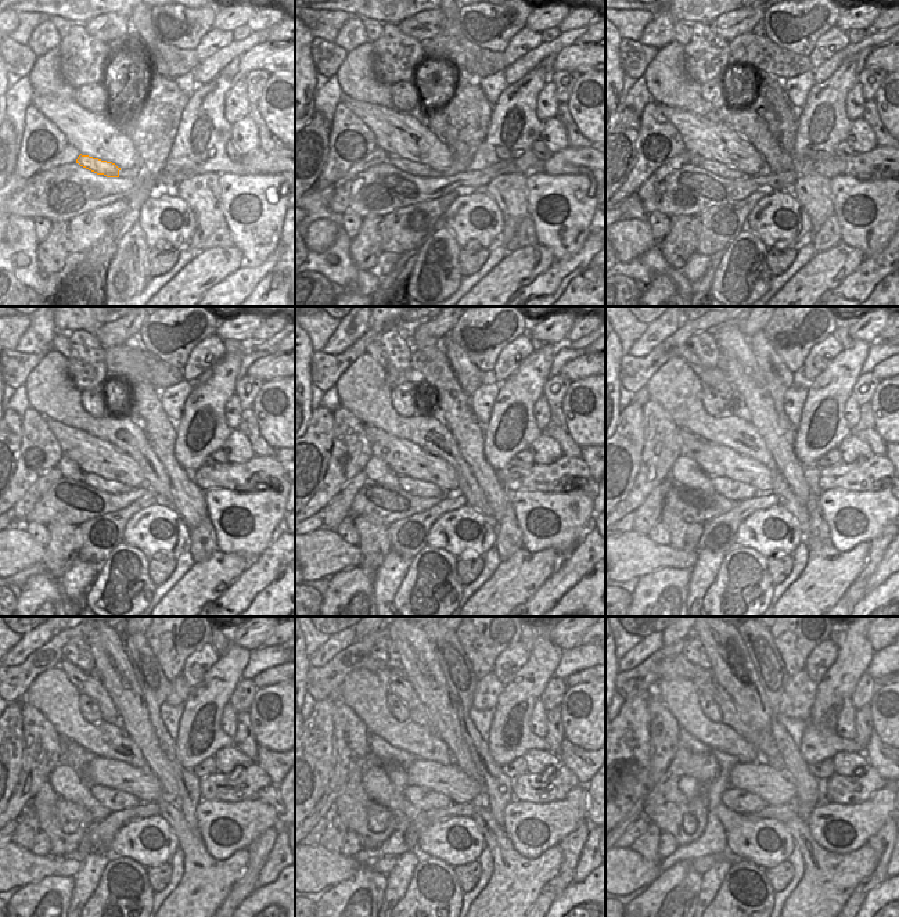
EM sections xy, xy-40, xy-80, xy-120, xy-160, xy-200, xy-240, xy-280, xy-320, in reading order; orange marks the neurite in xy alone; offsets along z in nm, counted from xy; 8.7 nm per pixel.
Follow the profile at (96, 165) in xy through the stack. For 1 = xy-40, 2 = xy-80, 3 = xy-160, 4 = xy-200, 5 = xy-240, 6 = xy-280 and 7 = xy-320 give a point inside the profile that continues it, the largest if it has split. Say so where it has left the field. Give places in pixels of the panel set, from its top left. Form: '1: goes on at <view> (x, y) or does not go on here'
1: goes on at xy-40 (402, 164)
2: goes on at xy-80 (716, 168)
3: goes on at xy-160 (414, 486)
4: goes on at xy-200 (734, 491)
5: goes on at xy-240 (115, 799)
6: goes on at xy-280 (425, 799)
7: goes on at xy-320 (740, 801)

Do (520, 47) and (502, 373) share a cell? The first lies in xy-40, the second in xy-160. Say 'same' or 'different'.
same

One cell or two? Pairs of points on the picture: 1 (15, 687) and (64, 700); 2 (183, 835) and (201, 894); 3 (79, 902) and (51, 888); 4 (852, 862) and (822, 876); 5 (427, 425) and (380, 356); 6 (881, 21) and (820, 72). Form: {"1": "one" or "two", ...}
{"1": "two", "2": "one", "3": "two", "4": "one", "5": "two", "6": "two"}

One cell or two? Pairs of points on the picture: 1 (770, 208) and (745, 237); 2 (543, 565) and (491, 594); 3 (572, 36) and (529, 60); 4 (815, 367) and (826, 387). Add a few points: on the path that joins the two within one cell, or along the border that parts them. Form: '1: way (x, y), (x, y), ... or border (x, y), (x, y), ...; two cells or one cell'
1: border (745, 227), (768, 248); two cells
2: way (531, 570), (525, 571), (503, 590); one cell
3: way (561, 42), (540, 53); one cell
4: border (841, 352), (809, 383); two cells

